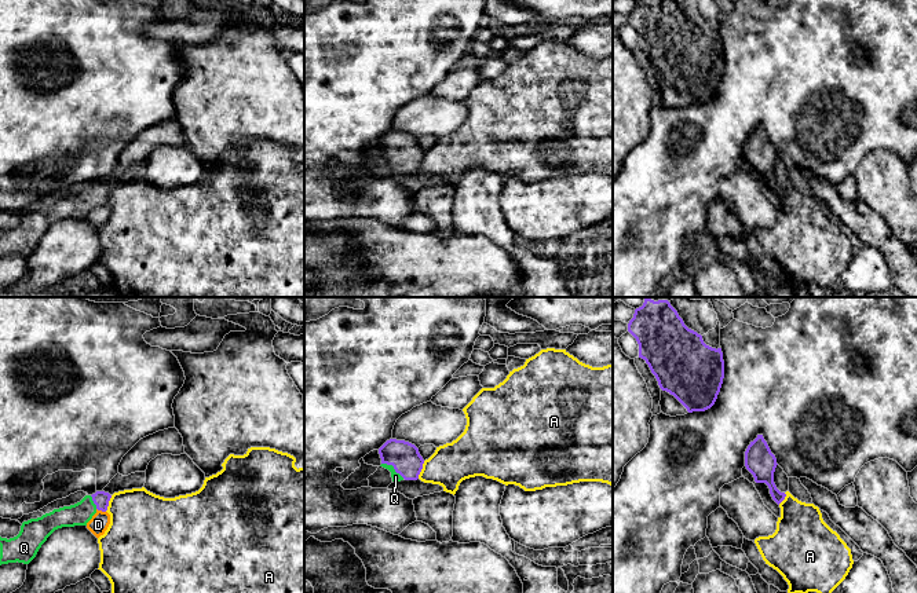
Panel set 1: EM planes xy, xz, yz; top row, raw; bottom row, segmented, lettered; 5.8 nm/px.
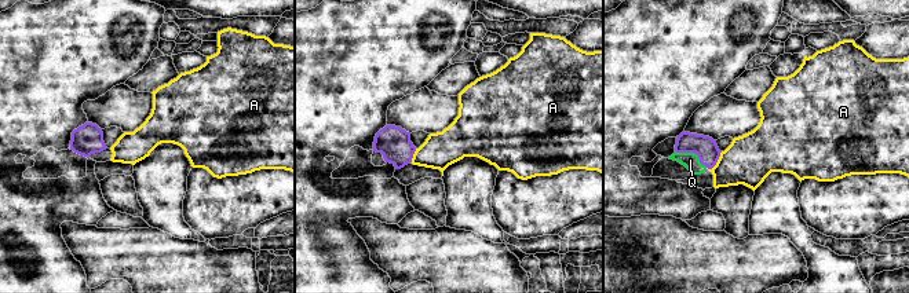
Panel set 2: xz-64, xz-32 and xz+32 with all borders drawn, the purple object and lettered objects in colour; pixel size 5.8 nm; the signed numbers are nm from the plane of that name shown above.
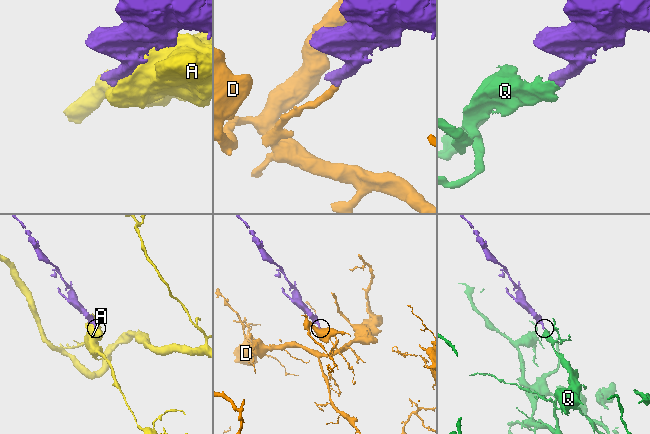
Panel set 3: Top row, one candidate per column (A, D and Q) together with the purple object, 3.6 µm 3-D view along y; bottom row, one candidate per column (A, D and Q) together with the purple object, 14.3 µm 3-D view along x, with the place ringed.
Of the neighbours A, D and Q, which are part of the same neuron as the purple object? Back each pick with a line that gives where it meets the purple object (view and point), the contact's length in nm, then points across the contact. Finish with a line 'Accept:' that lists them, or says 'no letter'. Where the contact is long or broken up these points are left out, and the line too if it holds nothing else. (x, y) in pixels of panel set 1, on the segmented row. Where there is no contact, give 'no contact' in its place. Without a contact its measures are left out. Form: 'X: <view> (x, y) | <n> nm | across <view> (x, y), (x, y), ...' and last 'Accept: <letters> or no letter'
Q: xz (394, 468) | 160 nm | across xz (405, 458), (394, 468), (395, 476)
Accept: Q

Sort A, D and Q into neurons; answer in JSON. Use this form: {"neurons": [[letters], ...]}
{"neurons": [["A"], ["D"], ["Q"]]}

